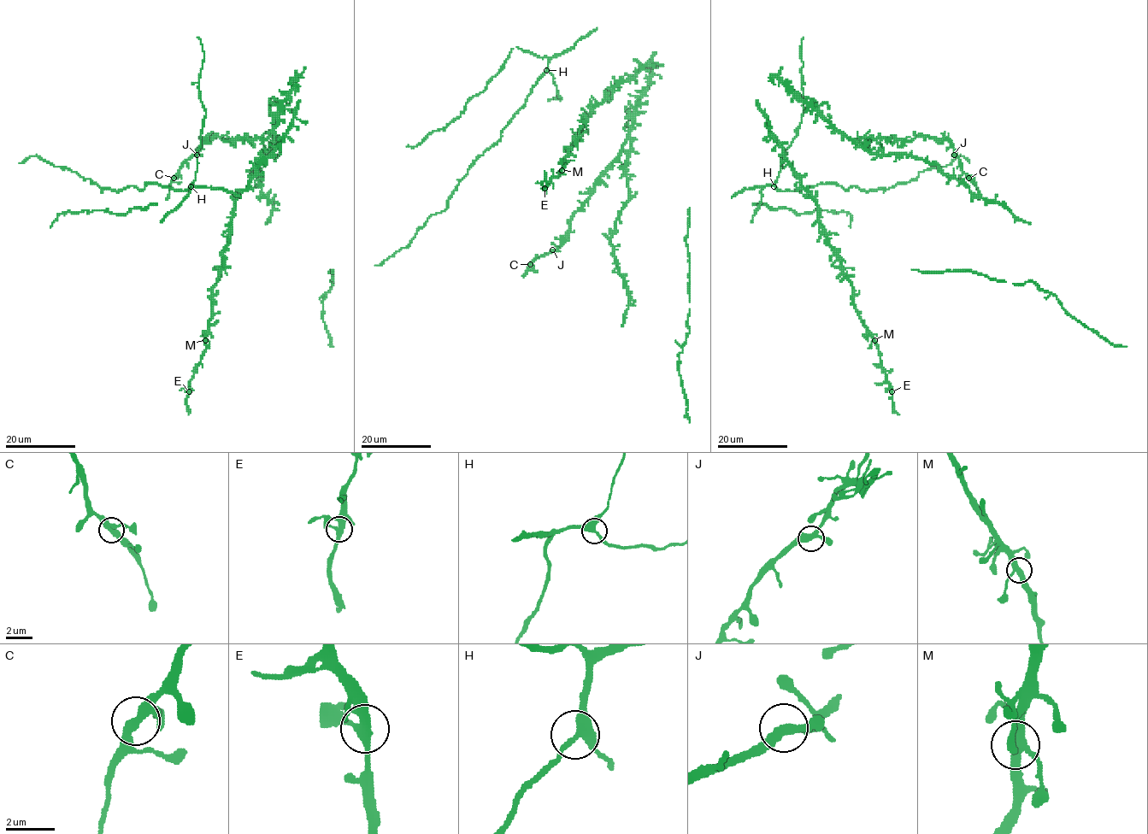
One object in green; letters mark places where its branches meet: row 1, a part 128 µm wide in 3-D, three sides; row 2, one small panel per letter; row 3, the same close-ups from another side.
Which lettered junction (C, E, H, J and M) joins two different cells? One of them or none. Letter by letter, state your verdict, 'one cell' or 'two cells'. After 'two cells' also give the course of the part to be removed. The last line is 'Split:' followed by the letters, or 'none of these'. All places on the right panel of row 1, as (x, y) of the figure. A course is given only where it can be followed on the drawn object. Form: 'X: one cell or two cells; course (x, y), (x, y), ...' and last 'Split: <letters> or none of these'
C: one cell
E: one cell
H: one cell
J: one cell
M: one cell
Split: none of these

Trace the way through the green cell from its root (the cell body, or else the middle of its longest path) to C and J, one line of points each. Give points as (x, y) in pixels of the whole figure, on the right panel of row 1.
C: (780, 82), (849, 138), (912, 141), (917, 135), (924, 135), (947, 139), (962, 171), (968, 178)
J: (780, 82), (849, 138), (912, 141), (917, 135), (924, 135), (947, 139), (954, 155)

